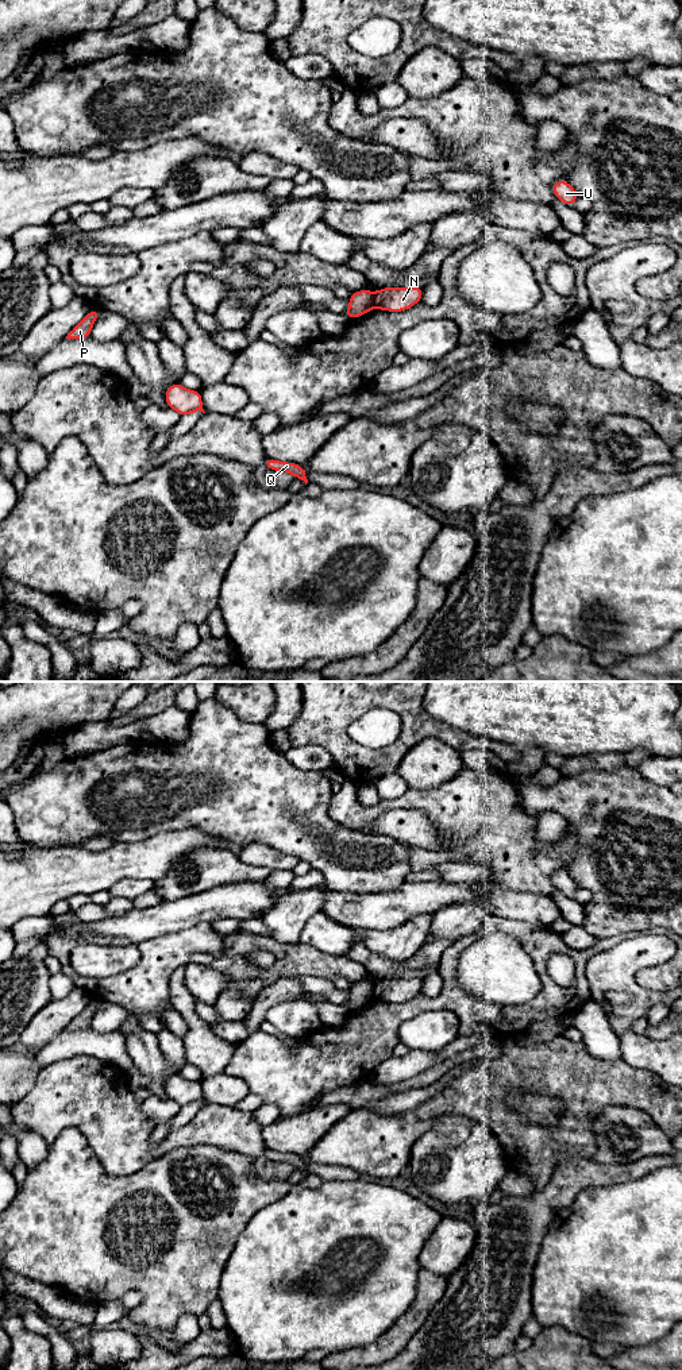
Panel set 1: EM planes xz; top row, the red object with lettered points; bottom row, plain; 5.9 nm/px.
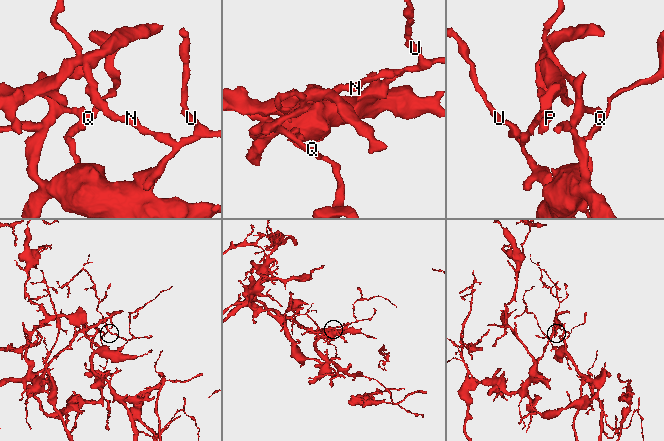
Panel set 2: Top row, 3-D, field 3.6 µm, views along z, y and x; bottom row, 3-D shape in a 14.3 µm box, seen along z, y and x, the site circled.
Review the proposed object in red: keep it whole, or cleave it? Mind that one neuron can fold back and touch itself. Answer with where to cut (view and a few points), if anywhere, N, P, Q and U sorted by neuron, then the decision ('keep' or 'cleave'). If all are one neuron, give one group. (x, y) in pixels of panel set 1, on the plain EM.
cut in xz along (374, 984), (372, 998); N Q U / P; cleave

